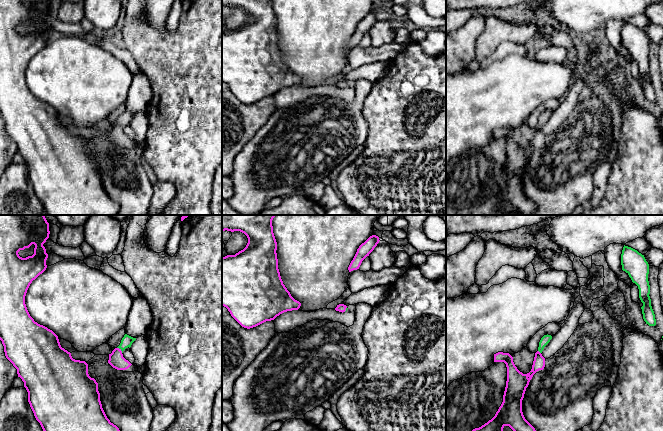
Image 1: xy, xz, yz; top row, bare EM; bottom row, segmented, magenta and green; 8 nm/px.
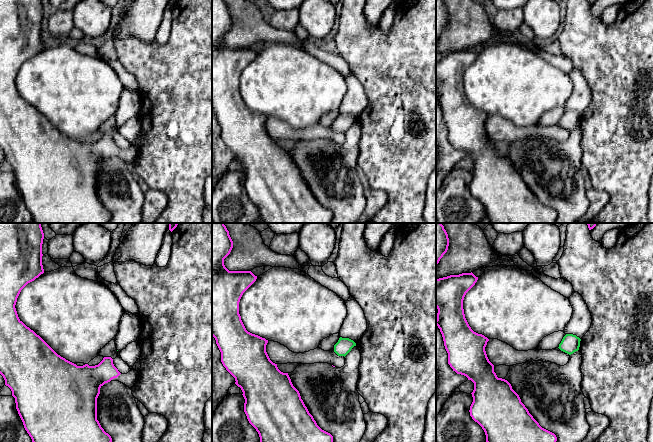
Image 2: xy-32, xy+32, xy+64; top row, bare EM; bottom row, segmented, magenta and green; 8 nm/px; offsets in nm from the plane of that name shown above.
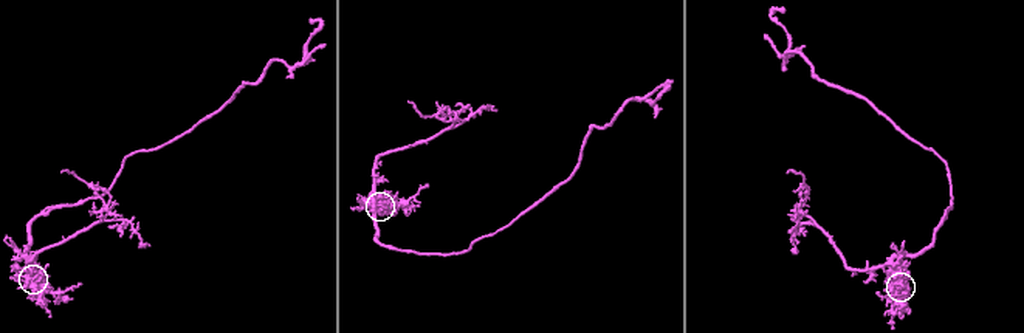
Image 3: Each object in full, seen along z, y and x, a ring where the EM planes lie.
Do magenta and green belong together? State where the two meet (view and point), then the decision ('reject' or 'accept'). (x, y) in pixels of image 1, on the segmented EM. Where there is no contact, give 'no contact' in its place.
xy (120, 350) | accept

